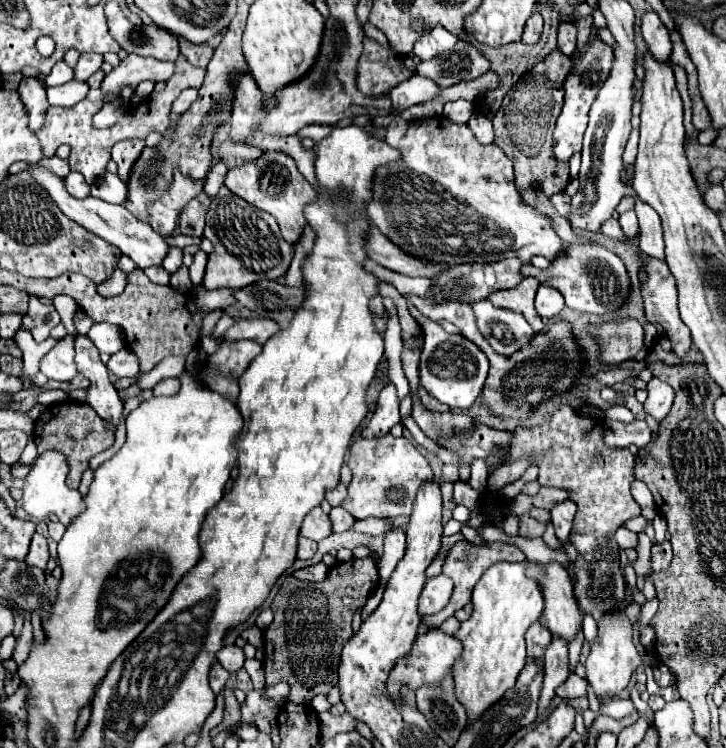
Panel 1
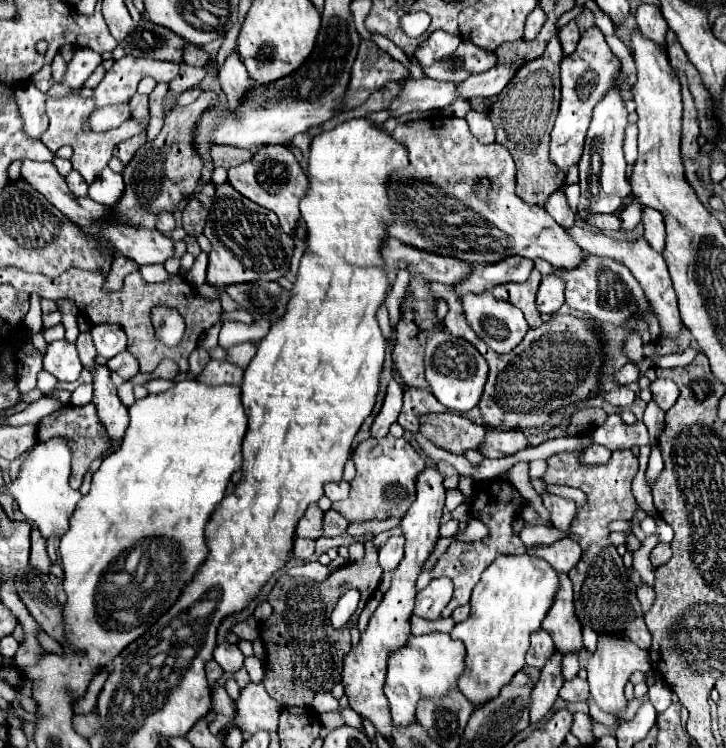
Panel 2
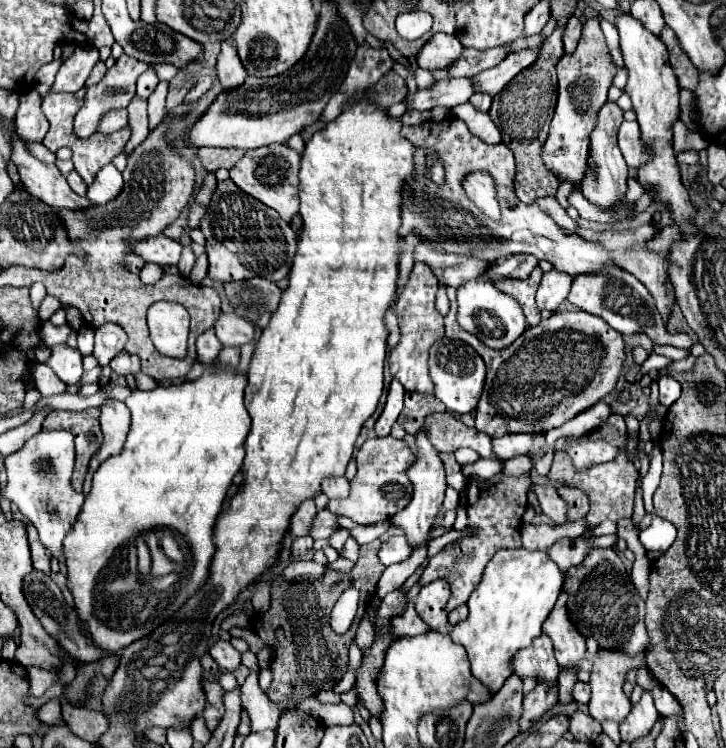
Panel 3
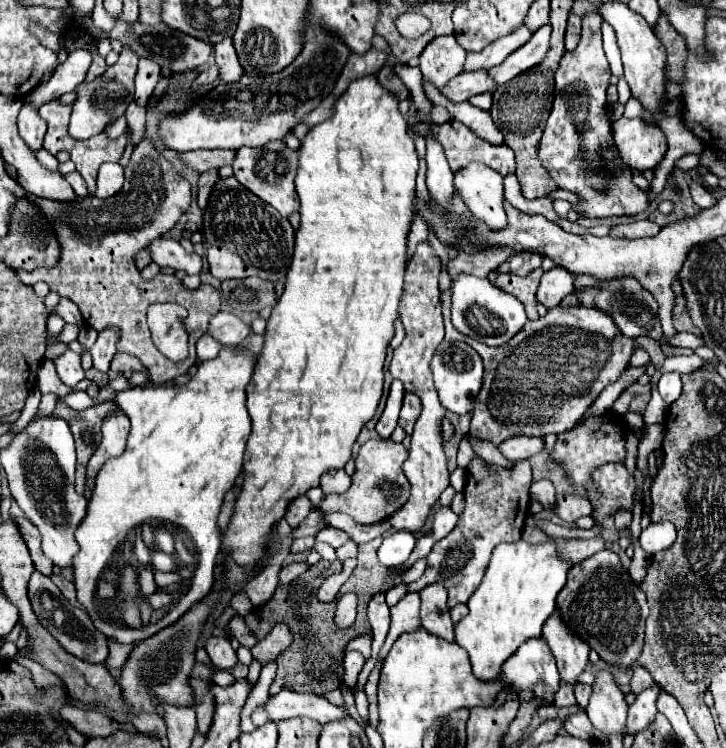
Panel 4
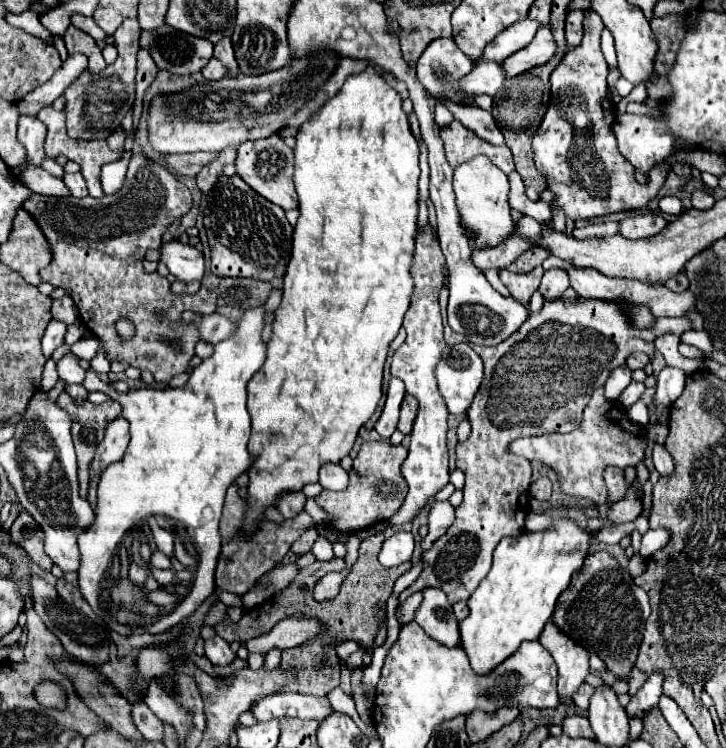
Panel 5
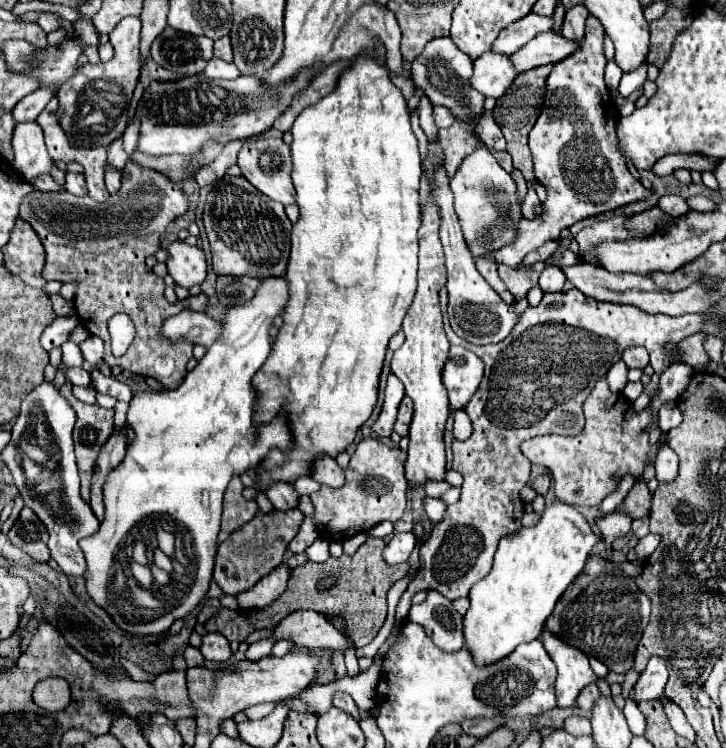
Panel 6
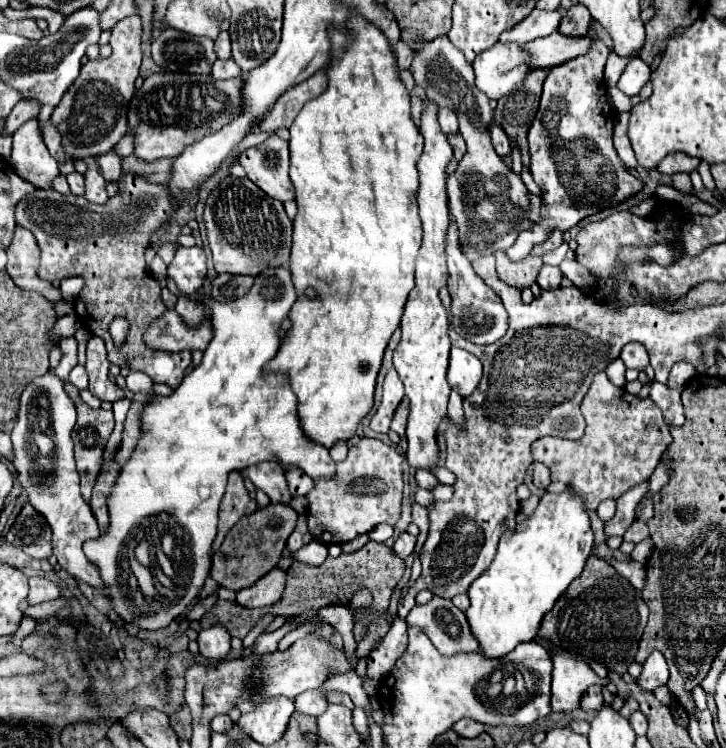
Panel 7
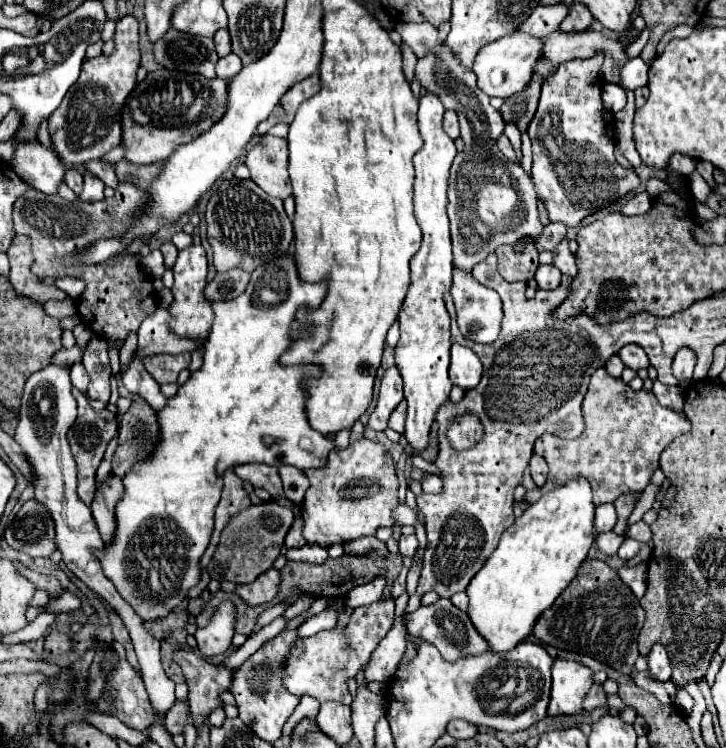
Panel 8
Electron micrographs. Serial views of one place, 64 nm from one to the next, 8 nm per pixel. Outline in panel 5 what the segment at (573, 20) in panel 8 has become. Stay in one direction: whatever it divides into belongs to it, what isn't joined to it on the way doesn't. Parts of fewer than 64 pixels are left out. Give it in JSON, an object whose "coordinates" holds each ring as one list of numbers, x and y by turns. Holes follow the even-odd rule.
{"coordinates":[[582,10,568,12,568,18,566,18,566,46,568,46,568,50,576,48,582,40,582,20,584,20]]}

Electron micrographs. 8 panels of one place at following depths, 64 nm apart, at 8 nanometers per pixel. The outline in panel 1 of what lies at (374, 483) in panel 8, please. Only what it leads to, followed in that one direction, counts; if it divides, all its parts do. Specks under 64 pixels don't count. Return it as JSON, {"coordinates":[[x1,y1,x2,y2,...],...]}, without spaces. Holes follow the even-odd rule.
{"coordinates":[[386,434,382,438,360,438,350,446,348,468,352,468,352,482,348,484,348,496,342,502,356,520,374,516,374,518,396,518,410,516,412,504,418,488,434,480,432,468,418,448,406,438,394,438]]}

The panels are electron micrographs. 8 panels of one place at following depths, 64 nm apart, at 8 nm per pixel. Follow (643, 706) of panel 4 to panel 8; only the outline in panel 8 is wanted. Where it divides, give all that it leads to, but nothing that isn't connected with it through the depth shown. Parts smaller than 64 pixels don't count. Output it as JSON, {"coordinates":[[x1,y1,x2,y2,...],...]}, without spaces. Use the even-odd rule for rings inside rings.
{"coordinates":[[654,644,650,654,648,654,648,674,650,674,650,678,666,682,666,680,670,680,670,672,672,672,672,664,668,660,666,648,662,644]]}

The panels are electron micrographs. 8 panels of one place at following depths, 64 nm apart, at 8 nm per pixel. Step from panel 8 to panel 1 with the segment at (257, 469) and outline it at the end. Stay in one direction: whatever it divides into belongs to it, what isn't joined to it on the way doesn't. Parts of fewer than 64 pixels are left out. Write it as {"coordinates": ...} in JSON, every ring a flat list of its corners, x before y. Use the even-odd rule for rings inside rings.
{"coordinates":[[314,508,306,518,304,518,304,524,302,524,302,530,300,534,304,538,310,538,310,540,322,540,326,536,332,534,332,522,328,518,328,514,322,512,322,508]]}

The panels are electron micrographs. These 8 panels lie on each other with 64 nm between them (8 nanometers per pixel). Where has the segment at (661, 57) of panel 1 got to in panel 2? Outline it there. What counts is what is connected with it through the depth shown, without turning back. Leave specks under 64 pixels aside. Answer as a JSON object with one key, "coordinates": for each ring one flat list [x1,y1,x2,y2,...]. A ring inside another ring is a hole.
{"coordinates":[[650,4,638,6,638,10,636,10,636,22,638,22,638,28,640,28,642,36,646,36,648,40,652,40,660,48,666,48,668,24,666,24,662,12,656,6,650,6]]}

